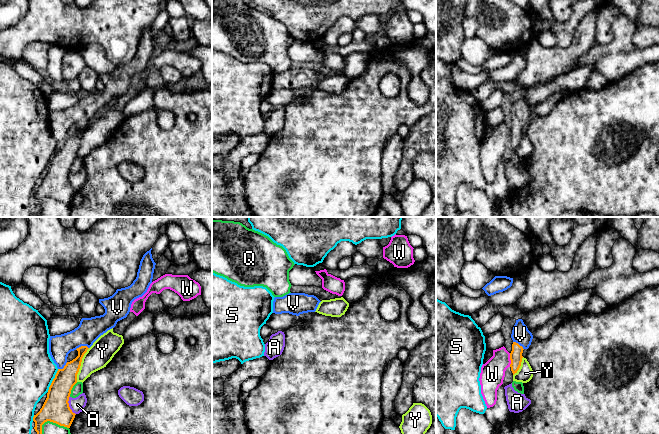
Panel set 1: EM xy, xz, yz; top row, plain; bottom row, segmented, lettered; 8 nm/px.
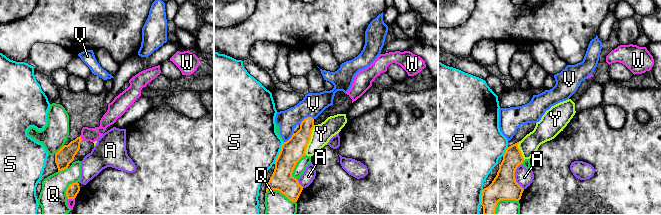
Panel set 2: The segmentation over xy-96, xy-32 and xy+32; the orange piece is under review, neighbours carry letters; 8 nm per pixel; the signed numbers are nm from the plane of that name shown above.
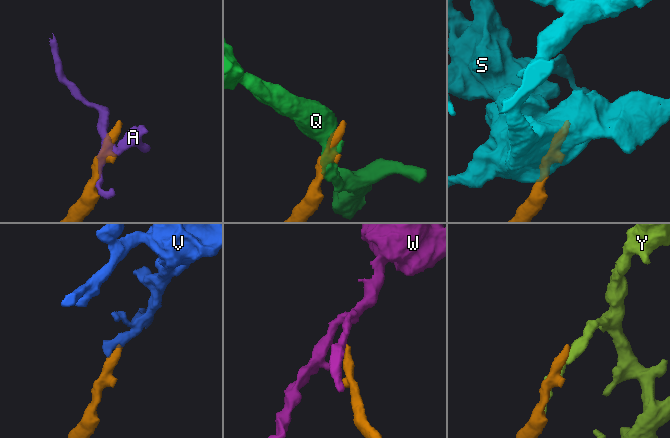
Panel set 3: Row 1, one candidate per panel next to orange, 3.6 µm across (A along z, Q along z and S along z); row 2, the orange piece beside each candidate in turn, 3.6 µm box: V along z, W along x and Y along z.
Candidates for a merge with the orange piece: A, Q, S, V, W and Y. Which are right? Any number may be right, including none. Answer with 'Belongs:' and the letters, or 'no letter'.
Belongs: V

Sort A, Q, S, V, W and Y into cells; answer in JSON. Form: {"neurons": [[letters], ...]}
{"neurons": [["A"], ["Q"], ["S"], ["V"], ["W"], ["Y"]]}

